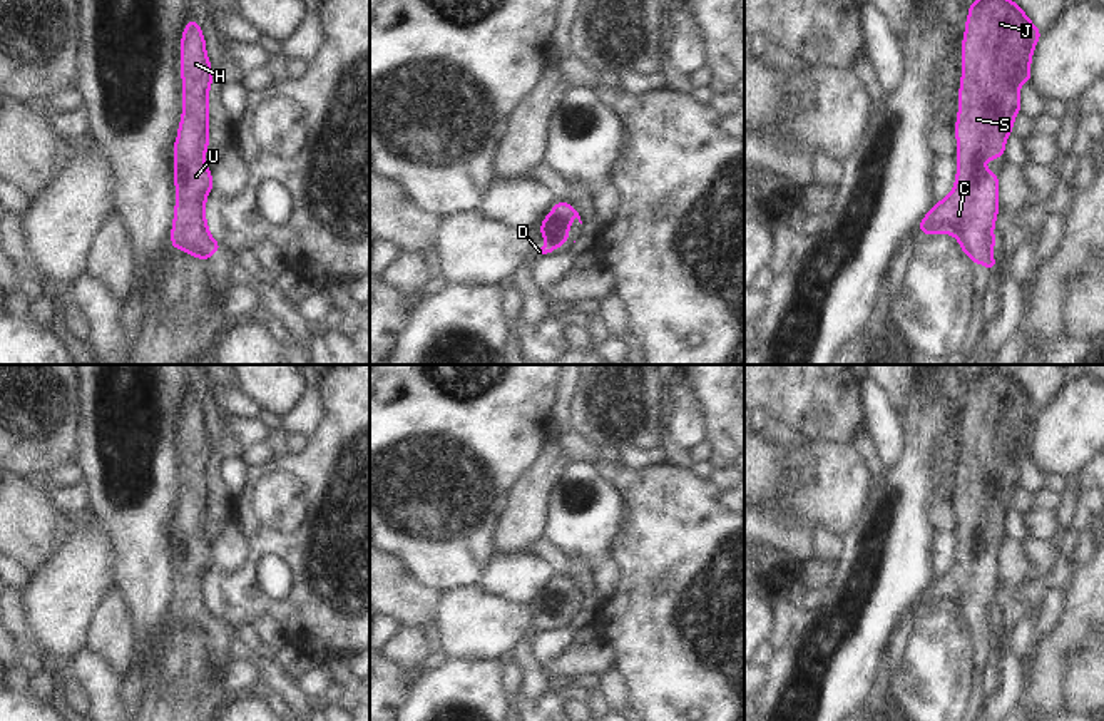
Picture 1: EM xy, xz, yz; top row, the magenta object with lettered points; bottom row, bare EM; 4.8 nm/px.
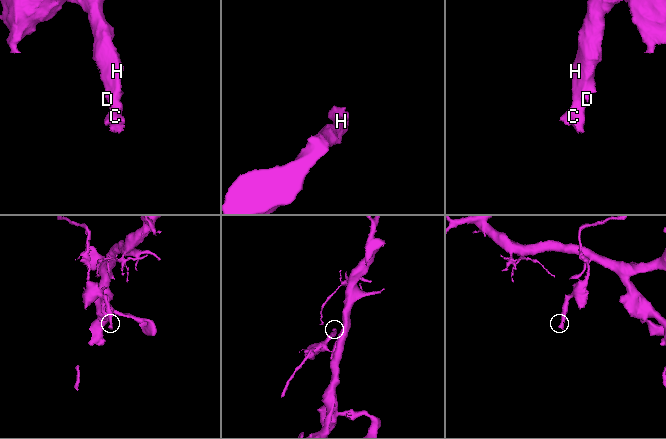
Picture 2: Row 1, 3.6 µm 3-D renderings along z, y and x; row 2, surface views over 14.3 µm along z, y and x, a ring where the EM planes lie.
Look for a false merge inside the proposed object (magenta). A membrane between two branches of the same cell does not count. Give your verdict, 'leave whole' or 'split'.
leave whole

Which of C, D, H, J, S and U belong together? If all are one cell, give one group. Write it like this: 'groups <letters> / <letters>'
groups C D H J S U

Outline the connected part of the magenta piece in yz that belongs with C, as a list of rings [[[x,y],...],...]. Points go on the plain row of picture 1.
[[[984,365],[982,373],[969,381],[955,497],[955,534],[958,535],[955,560],[945,574],[935,577],[918,601],[922,609],[955,611],[962,626],[972,634],[972,641],[982,637],[989,646],[997,644],[992,631],[997,612],[992,604],[999,589],[999,549],[980,537],[1005,530],[1005,514],[1012,509],[1015,490],[1022,487],[1019,460],[1032,457],[1029,442],[1040,410],[1042,407],[1024,385],[1014,375],[1002,371],[999,365]]]

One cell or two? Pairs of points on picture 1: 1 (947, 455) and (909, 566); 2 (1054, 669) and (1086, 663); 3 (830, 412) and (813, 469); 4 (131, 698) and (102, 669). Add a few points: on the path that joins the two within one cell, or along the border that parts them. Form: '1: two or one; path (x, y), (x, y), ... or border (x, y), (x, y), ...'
1: two; border (917, 454), (925, 464), (937, 501)
2: two; border (1086, 641), (1078, 641), (1066, 656), (1064, 703)
3: two; border (808, 435), (822, 435), (852, 445)
4: two; border (127, 676), (124, 703)

